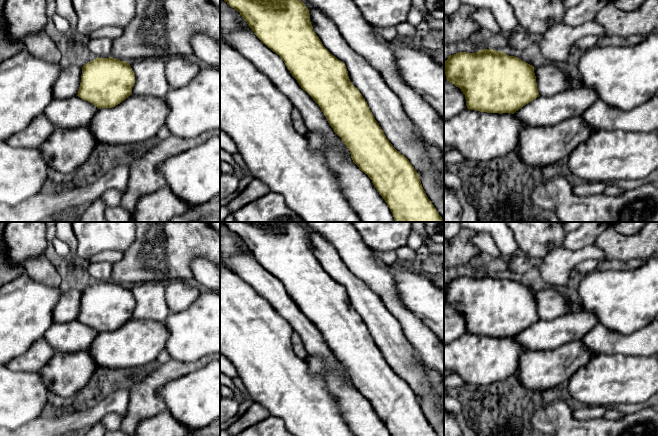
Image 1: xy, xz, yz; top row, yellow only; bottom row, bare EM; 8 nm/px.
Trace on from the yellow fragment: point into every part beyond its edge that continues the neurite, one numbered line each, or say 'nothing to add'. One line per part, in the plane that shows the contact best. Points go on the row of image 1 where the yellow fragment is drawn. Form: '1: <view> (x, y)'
nothing to add

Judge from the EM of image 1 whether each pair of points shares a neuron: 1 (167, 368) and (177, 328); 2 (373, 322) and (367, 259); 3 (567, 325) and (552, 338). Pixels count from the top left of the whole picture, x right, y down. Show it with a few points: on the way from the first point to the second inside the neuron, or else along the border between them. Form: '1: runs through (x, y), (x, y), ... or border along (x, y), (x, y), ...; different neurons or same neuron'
1: border along (172, 359), (195, 361); different neurons
2: border along (353, 273), (379, 296), (385, 307); different neurons
3: runs through (563, 329), (556, 334); same neuron

